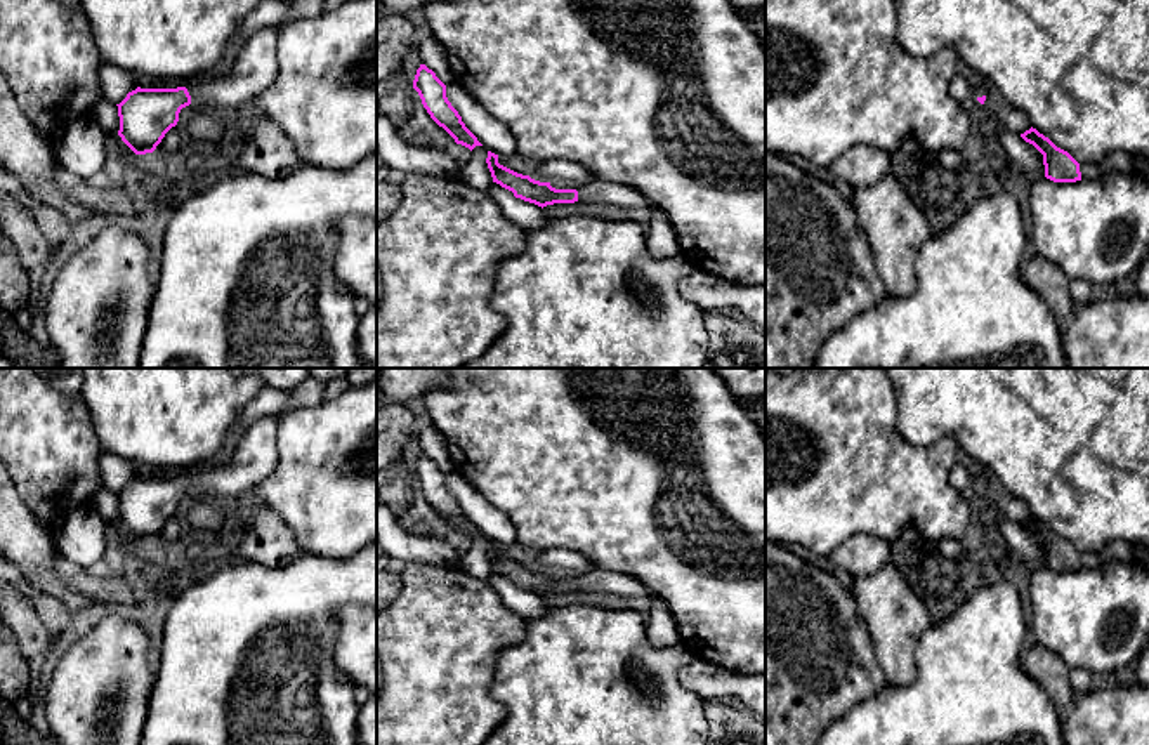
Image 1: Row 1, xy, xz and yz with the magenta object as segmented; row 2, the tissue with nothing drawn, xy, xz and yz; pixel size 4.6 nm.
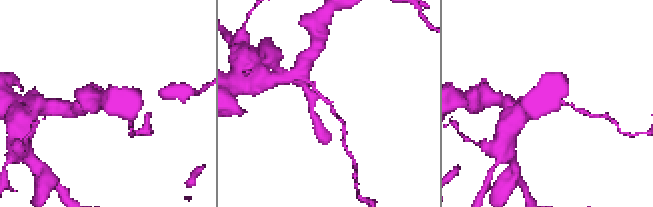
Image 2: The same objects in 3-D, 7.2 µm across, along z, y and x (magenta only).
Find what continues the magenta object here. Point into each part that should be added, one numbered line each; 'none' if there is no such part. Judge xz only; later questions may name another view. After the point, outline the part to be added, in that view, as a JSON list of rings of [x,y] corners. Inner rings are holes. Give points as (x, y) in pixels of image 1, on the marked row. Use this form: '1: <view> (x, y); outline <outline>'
1: xz (597, 191); outline [[[601,179],[583,184],[576,191],[578,200],[585,203],[606,203],[620,208],[656,208],[654,201],[646,194],[628,186],[613,184]]]

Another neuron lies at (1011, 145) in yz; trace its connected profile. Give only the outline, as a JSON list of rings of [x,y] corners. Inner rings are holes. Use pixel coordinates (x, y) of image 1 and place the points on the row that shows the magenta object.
[[[1001,127],[991,146],[1017,163],[1031,182],[1045,177],[1043,155],[1019,134]]]

